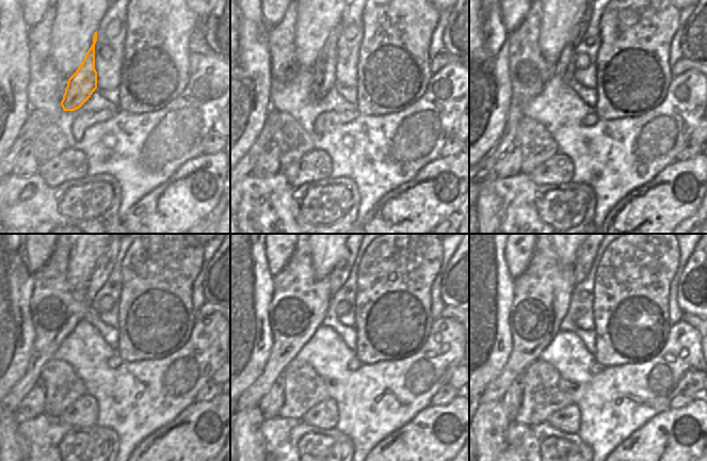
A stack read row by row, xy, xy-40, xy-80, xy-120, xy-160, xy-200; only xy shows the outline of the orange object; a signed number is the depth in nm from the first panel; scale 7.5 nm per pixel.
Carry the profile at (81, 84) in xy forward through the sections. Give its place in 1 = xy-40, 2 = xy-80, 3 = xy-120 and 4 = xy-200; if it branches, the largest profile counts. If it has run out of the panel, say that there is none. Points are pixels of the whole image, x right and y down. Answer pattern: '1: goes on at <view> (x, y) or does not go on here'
1: goes on at xy-40 (324, 69)
2: goes on at xy-80 (564, 67)
3: goes on at xy-120 (103, 268)
4: goes on at xy-200 (585, 255)

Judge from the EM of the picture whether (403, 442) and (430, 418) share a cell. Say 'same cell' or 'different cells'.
same cell

